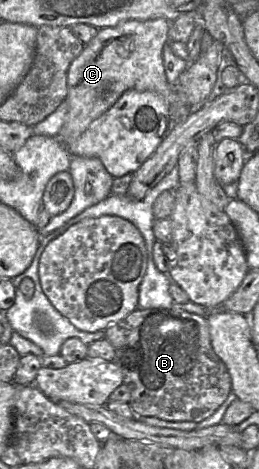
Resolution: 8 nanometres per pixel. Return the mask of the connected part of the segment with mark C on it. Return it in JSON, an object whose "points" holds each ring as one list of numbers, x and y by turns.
{"points":[[158,18,147,21,129,20,114,27,98,29,96,36,84,46,83,51,72,61,68,69,68,112,58,135,63,144,78,138,129,89,155,92,164,98,170,109,177,98,177,91,166,79,162,57,163,46,170,41,169,25,170,21]]}

